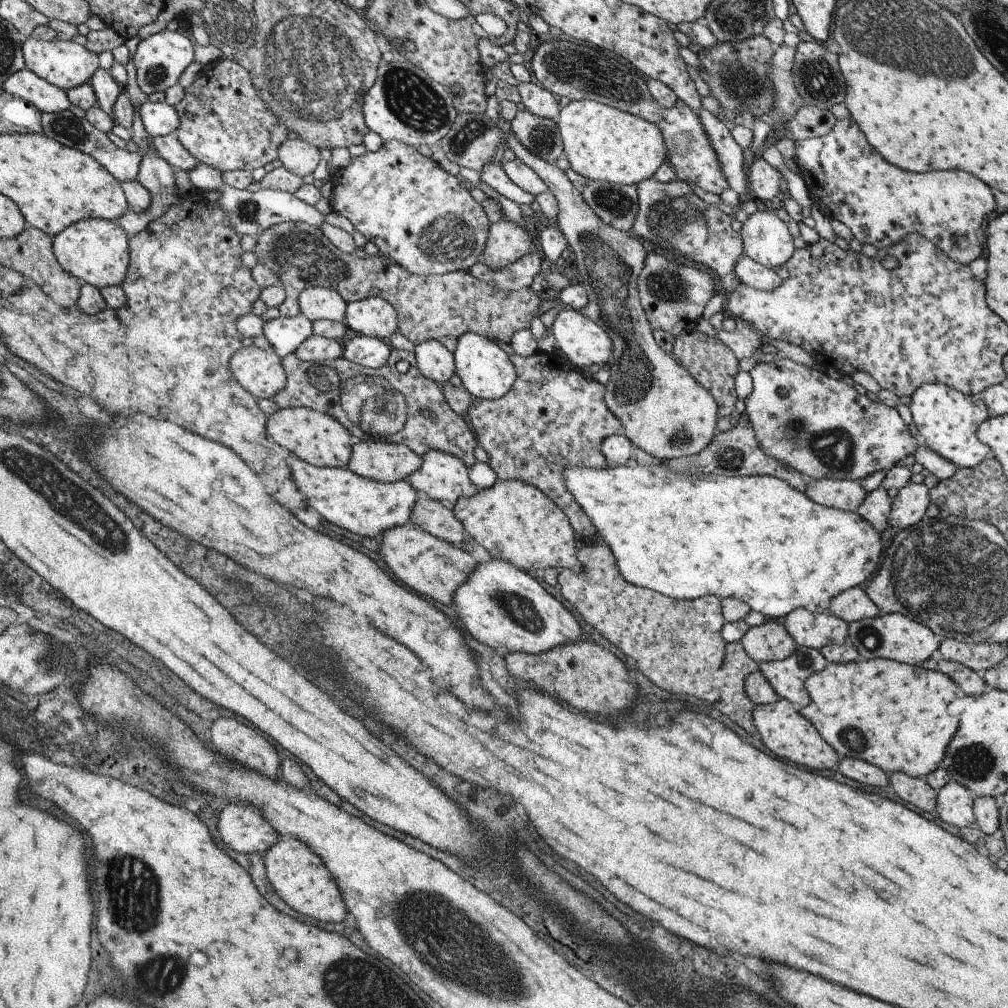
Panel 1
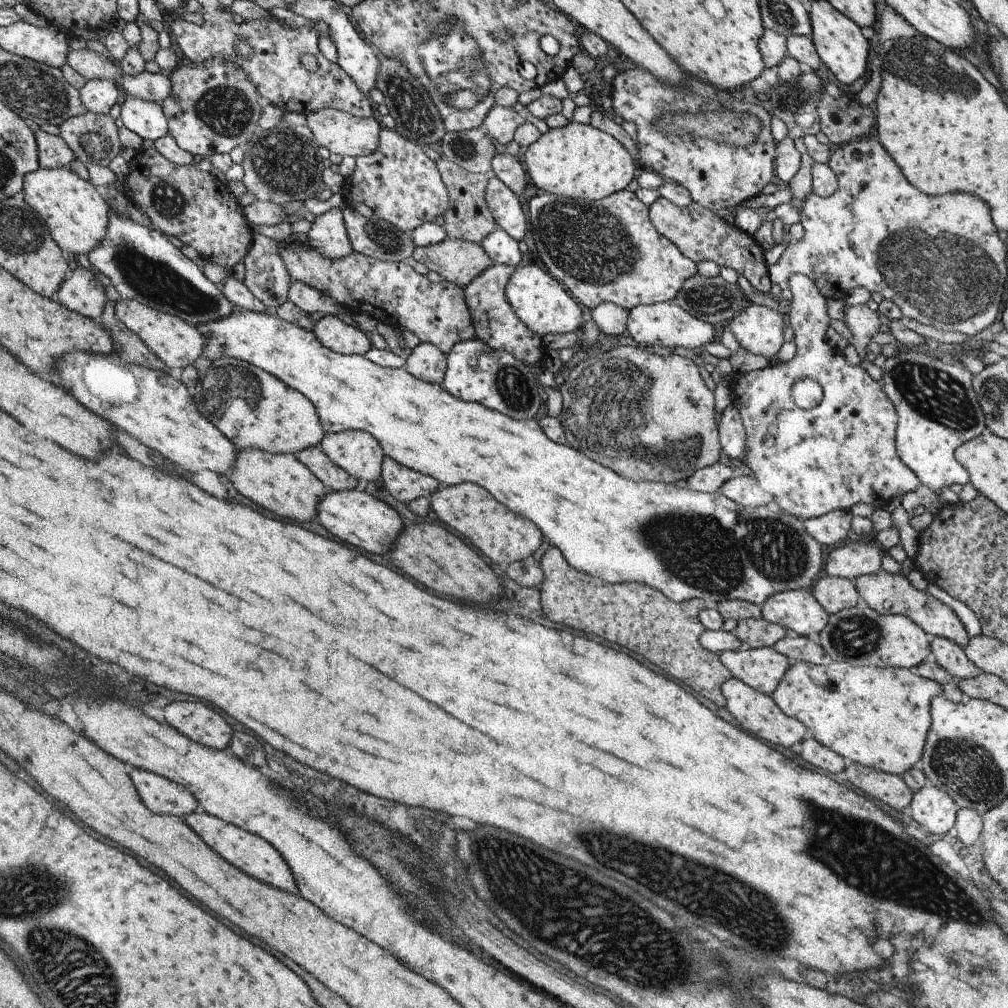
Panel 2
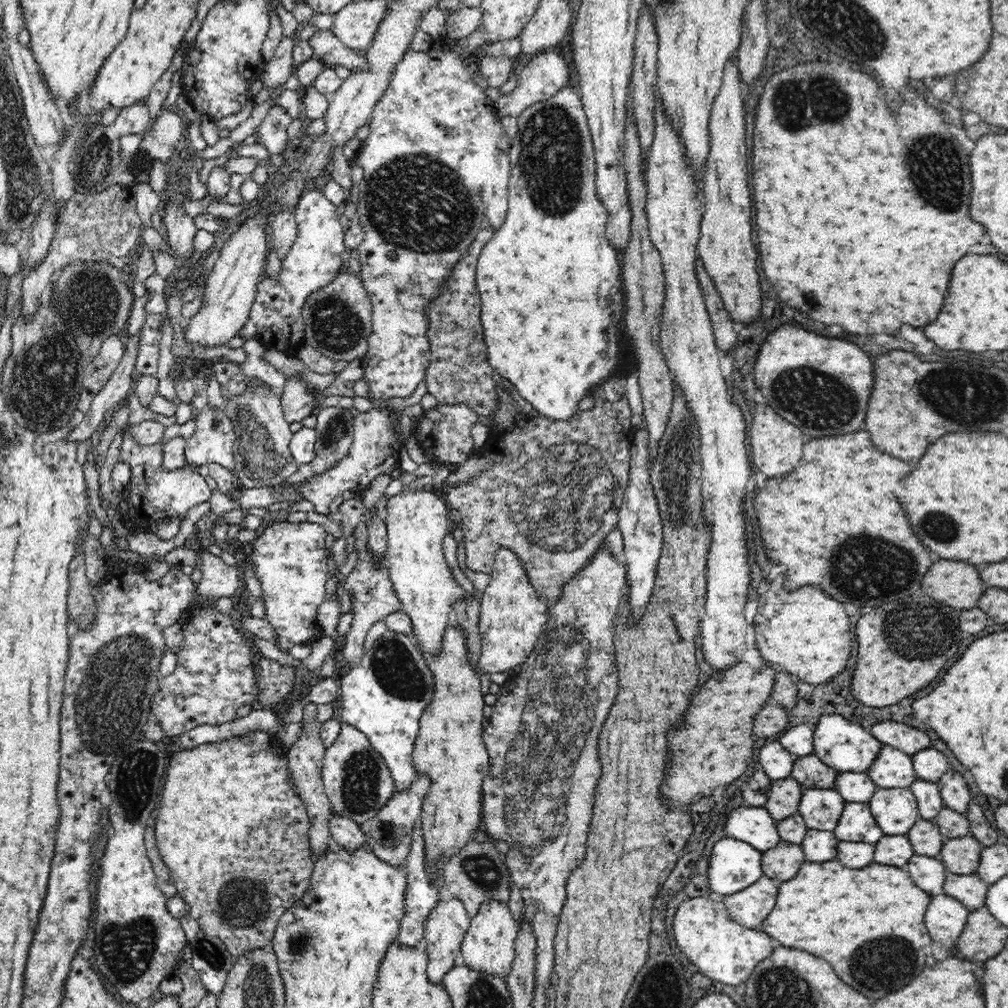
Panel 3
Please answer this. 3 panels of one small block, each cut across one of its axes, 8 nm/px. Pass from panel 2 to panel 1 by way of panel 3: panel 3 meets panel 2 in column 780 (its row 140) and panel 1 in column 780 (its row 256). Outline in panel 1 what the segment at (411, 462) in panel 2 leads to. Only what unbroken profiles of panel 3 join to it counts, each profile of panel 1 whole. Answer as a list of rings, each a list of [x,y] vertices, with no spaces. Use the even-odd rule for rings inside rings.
[[[667,462],[654,466],[622,465],[621,467],[607,466],[605,469],[591,469],[590,467],[565,467],[563,471],[567,489],[573,494],[575,501],[582,507],[582,511],[590,518],[597,530],[600,542],[613,550],[617,567],[622,576],[639,587],[646,587],[663,595],[678,600],[694,600],[706,595],[714,595],[719,599],[734,597],[745,602],[752,611],[759,612],[768,618],[784,618],[790,611],[803,608],[814,614],[826,613],[832,599],[845,590],[859,587],[874,574],[882,556],[881,533],[870,522],[865,521],[855,511],[826,508],[812,502],[804,492],[794,490],[788,481],[770,475],[750,475],[726,477],[710,474],[686,474],[672,471]]]

